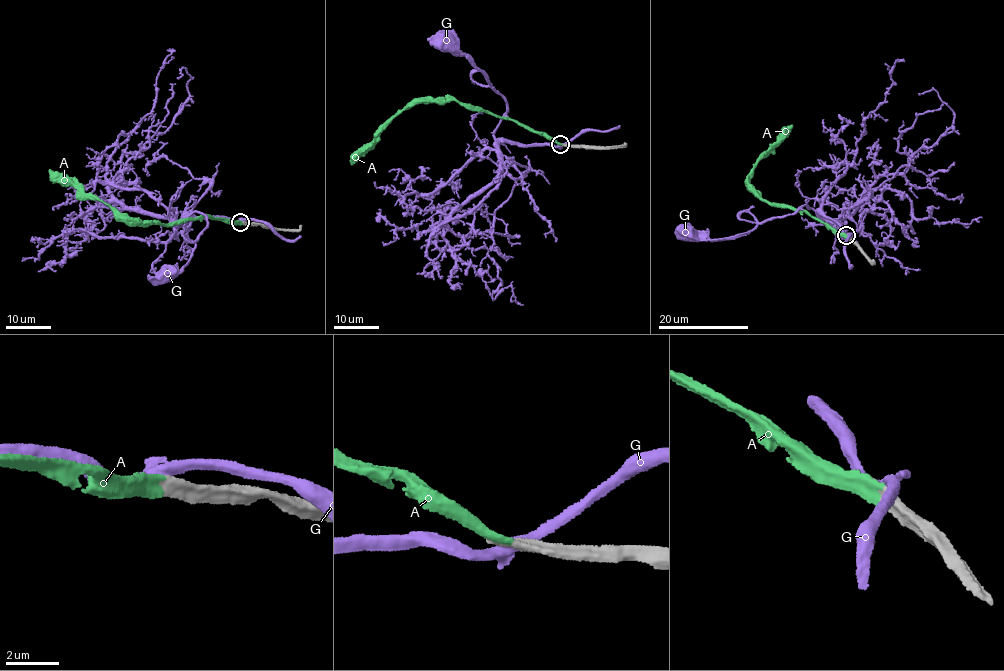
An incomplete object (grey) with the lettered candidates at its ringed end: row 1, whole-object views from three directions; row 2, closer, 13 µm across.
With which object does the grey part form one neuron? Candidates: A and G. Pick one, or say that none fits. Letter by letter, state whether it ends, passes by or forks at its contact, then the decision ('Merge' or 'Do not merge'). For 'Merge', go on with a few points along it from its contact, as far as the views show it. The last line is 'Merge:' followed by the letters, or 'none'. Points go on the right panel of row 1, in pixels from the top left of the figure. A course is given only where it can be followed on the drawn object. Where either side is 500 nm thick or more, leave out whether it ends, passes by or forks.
A: It ends there. Merge. Its course: (847, 236), (804, 211), (766, 201), (751, 190), (748, 180), (758, 161), (781, 142), (792, 125)
G: Do not merge
Merge: A

